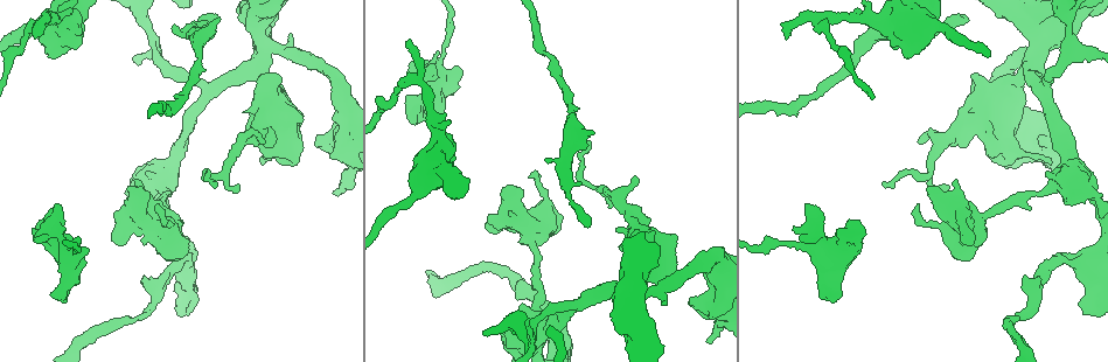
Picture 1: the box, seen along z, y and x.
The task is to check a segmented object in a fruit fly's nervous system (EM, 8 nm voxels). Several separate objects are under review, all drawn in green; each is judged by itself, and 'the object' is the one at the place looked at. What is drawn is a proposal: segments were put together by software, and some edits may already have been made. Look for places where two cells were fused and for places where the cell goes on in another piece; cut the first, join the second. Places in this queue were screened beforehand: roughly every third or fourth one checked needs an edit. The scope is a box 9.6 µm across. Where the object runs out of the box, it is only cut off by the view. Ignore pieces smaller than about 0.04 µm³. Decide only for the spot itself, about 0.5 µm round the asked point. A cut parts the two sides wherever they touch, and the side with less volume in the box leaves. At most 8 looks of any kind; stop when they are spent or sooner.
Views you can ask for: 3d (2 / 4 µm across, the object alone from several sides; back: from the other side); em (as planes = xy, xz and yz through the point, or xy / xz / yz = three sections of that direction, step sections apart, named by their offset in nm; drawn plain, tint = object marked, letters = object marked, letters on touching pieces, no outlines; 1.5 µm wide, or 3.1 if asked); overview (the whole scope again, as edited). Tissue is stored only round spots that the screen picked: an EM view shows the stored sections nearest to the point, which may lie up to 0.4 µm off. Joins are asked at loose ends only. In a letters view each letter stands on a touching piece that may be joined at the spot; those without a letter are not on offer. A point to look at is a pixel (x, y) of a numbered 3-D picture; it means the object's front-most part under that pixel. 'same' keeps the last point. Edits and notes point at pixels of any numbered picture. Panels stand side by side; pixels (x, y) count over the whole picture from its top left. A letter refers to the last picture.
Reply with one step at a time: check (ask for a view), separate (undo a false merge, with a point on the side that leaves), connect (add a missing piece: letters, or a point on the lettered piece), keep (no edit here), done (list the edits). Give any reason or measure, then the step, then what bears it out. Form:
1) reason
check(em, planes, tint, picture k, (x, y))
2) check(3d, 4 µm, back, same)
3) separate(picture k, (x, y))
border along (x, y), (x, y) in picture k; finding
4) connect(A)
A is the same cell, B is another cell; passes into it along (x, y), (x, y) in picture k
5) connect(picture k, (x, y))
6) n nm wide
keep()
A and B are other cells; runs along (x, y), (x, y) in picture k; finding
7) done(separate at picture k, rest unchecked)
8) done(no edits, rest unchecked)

an open end
check(em, xz, step 8, tint, picture 1, (587, 226))

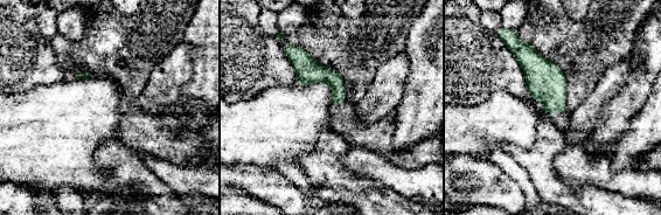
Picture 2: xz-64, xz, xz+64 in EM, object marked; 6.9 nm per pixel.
another direction
check(em, planes, letters, same)

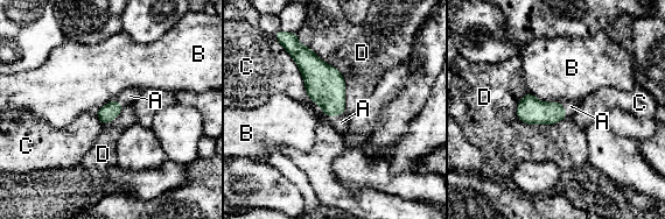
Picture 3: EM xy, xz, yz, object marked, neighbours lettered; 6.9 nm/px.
connect(A)
A is the same cell, B, C and D are other cells; passes into it along (324, 84), (335, 114), (341, 122) in picture 3; it goes on there

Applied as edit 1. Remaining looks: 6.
check(overview)

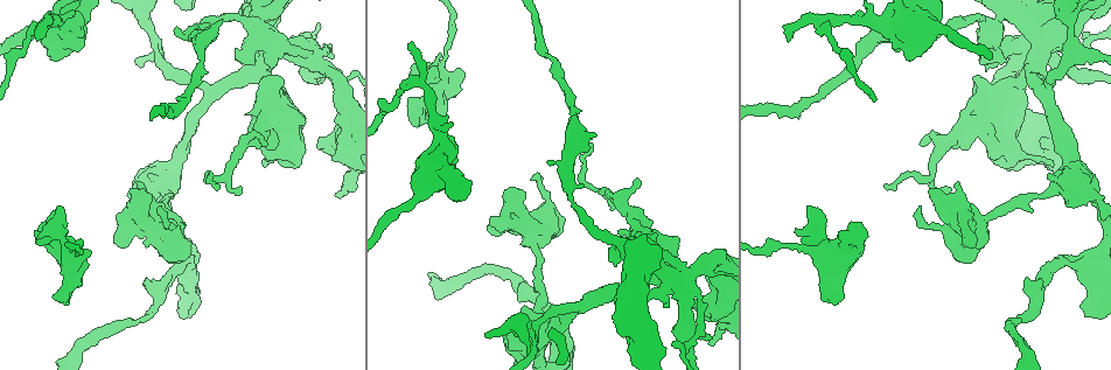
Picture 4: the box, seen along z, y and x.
thick end
check(em, planes, letters, picture 4, (505, 348))

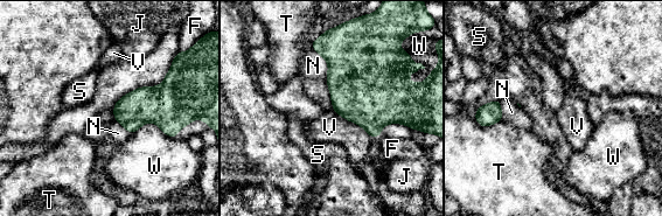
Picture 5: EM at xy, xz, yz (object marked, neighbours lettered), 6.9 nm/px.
keep()
F, J, N, S, T, V and W are other cells; border along (332, 109), (359, 124), (371, 139) in picture 5; none of them fits

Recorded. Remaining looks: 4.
thick turns thin
check(3d, 4 µm, picture 4, (141, 320))

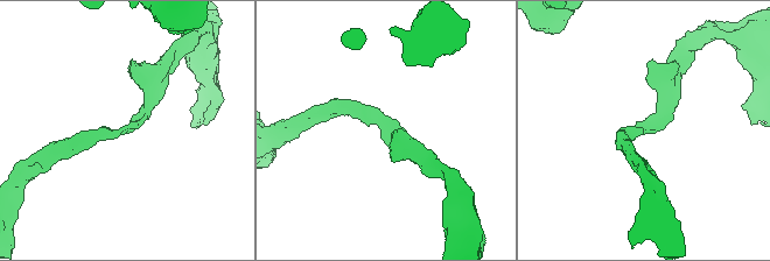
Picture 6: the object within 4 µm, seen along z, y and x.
shape alone is not enough
check(em, planes, letters, picture 6, (387, 126))

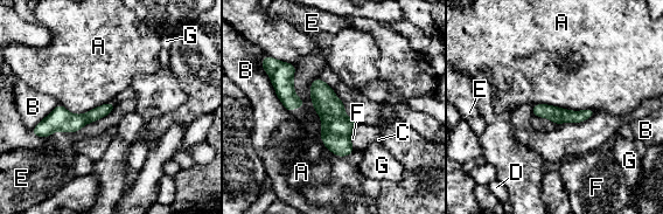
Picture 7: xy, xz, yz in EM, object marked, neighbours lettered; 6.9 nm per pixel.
keep()
A, B, C, D, E, F and G are other cells; runs along (110, 105), (46, 130) in picture 7; all the same cell

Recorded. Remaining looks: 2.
done(connect at picture 3, rest unchecked)

